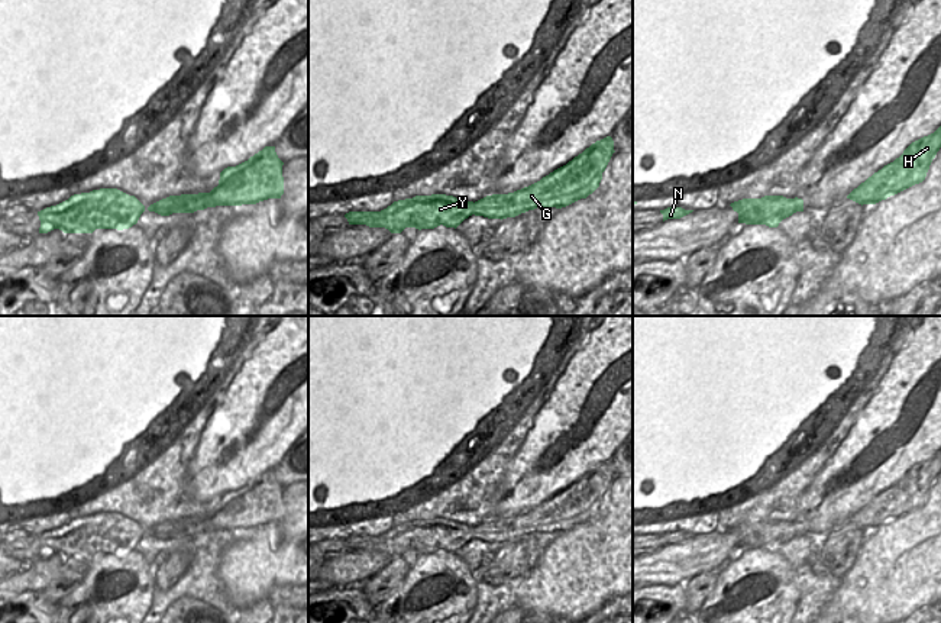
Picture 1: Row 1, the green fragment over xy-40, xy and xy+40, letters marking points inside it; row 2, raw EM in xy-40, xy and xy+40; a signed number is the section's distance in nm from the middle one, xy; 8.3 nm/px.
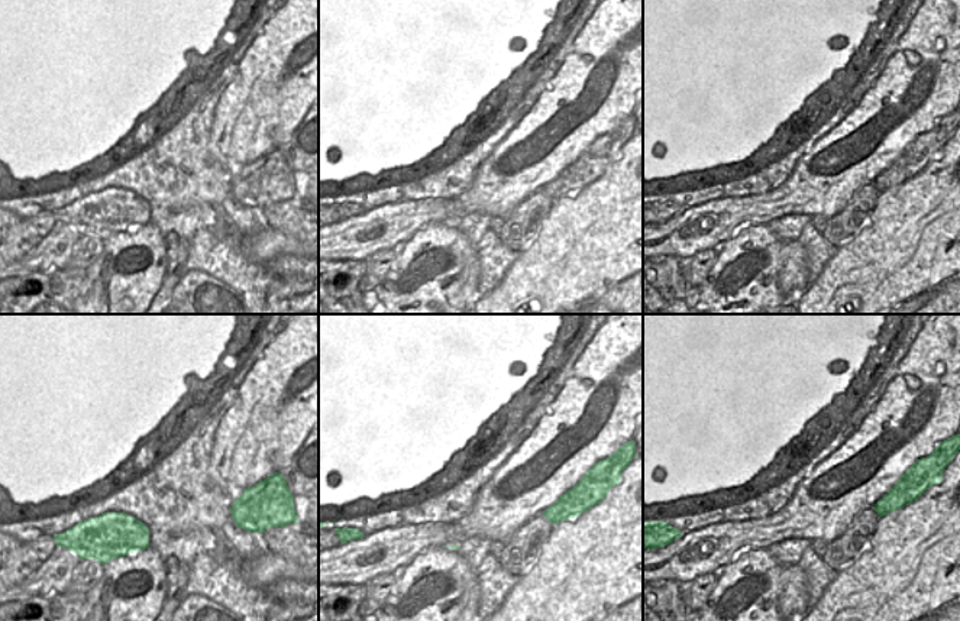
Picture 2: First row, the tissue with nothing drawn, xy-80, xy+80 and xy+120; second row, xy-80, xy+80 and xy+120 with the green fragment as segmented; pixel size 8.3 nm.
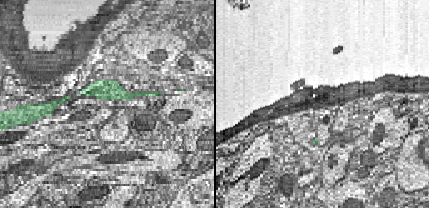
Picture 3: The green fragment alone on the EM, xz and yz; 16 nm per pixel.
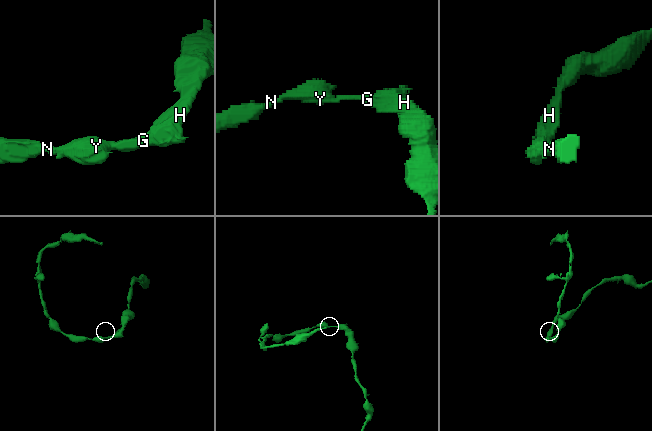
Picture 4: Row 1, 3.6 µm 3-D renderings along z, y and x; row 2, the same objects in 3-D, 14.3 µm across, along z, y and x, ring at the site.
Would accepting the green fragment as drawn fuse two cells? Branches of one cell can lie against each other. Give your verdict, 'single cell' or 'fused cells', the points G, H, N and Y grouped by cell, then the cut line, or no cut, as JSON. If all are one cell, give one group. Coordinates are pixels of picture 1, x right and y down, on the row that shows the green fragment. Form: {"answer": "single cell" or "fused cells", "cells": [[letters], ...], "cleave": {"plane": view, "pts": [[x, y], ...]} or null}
{"answer": "single cell", "cells": [["G", "H", "N", "Y"]], "cleave": null}

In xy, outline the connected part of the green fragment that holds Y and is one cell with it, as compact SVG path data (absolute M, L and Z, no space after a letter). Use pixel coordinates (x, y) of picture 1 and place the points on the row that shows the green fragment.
M607 136L540 181L514 193L486 196L475 203L446 194L415 196L394 201L381 212L349 212L345 217L349 225L401 233L405 227L421 230L440 225L456 229L472 214L502 220L537 207L562 209L586 198L599 187L614 152L614 141Z

